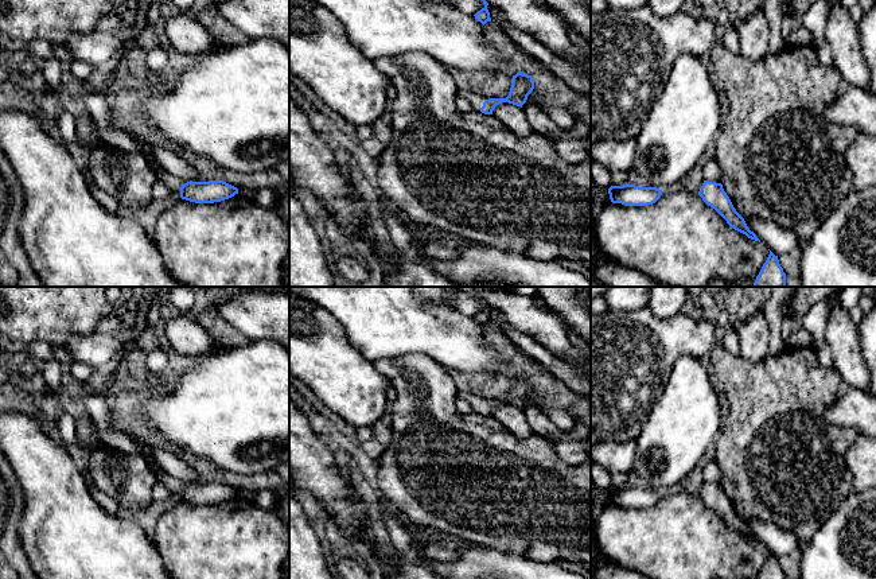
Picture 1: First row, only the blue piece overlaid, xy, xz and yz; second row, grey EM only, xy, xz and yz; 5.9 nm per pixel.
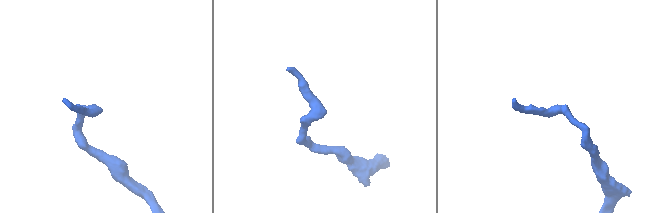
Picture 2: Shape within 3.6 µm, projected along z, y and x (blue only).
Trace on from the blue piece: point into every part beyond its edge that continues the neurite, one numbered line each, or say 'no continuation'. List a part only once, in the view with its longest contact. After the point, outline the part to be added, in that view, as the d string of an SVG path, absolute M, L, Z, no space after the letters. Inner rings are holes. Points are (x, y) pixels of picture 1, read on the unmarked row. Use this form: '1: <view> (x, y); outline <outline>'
1: xz (475, 401); outline M456 392L456 397L466 400L472 407L474 413L480 413L483 404L488 401L488 399L479 397L470 392Z

